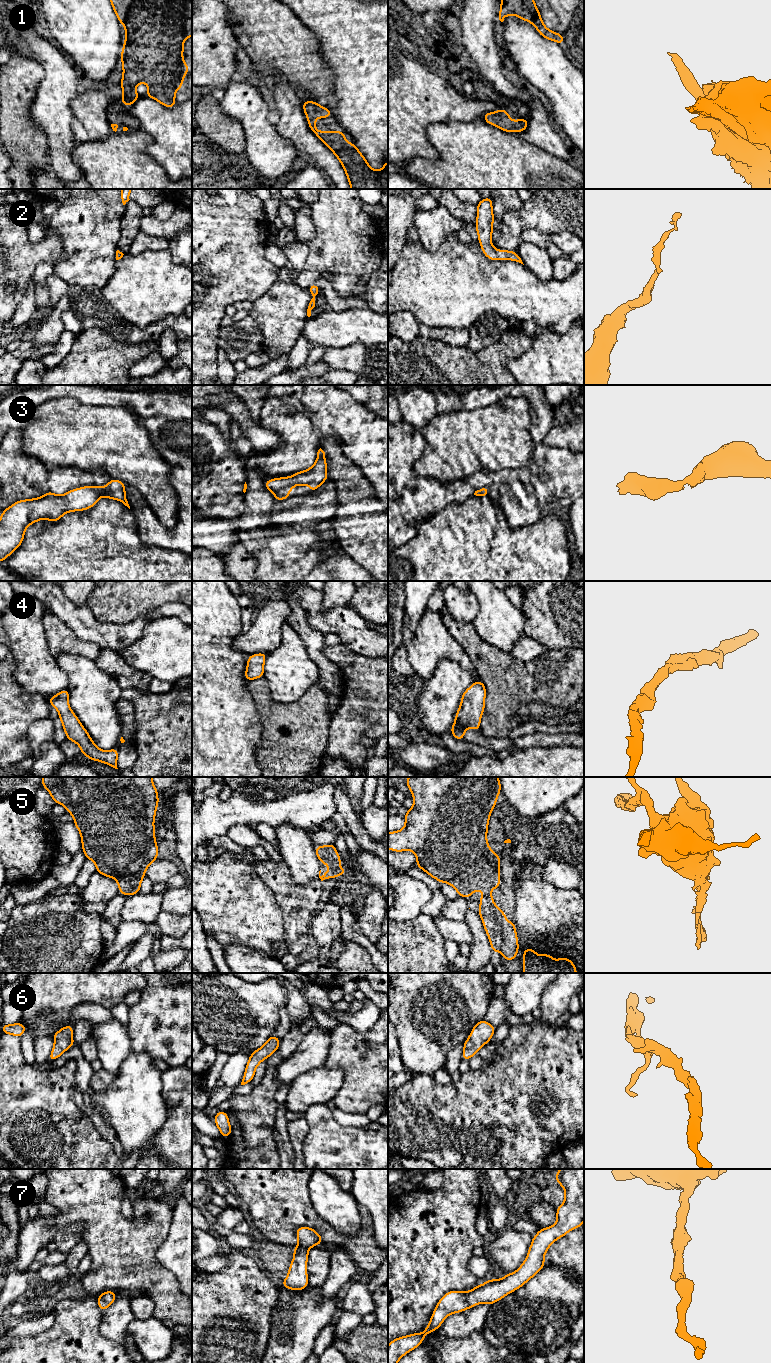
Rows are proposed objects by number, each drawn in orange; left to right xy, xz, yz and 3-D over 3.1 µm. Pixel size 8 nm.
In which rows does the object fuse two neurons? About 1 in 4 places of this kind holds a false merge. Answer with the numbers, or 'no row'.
no row

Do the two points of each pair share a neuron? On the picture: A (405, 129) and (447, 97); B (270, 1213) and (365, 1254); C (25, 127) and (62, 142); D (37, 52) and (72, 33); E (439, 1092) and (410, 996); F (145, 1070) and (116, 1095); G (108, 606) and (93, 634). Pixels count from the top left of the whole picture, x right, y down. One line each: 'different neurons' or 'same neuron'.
A: same neuron
B: same neuron
C: different neurons
D: different neurons
E: different neurons
F: same neuron
G: different neurons

